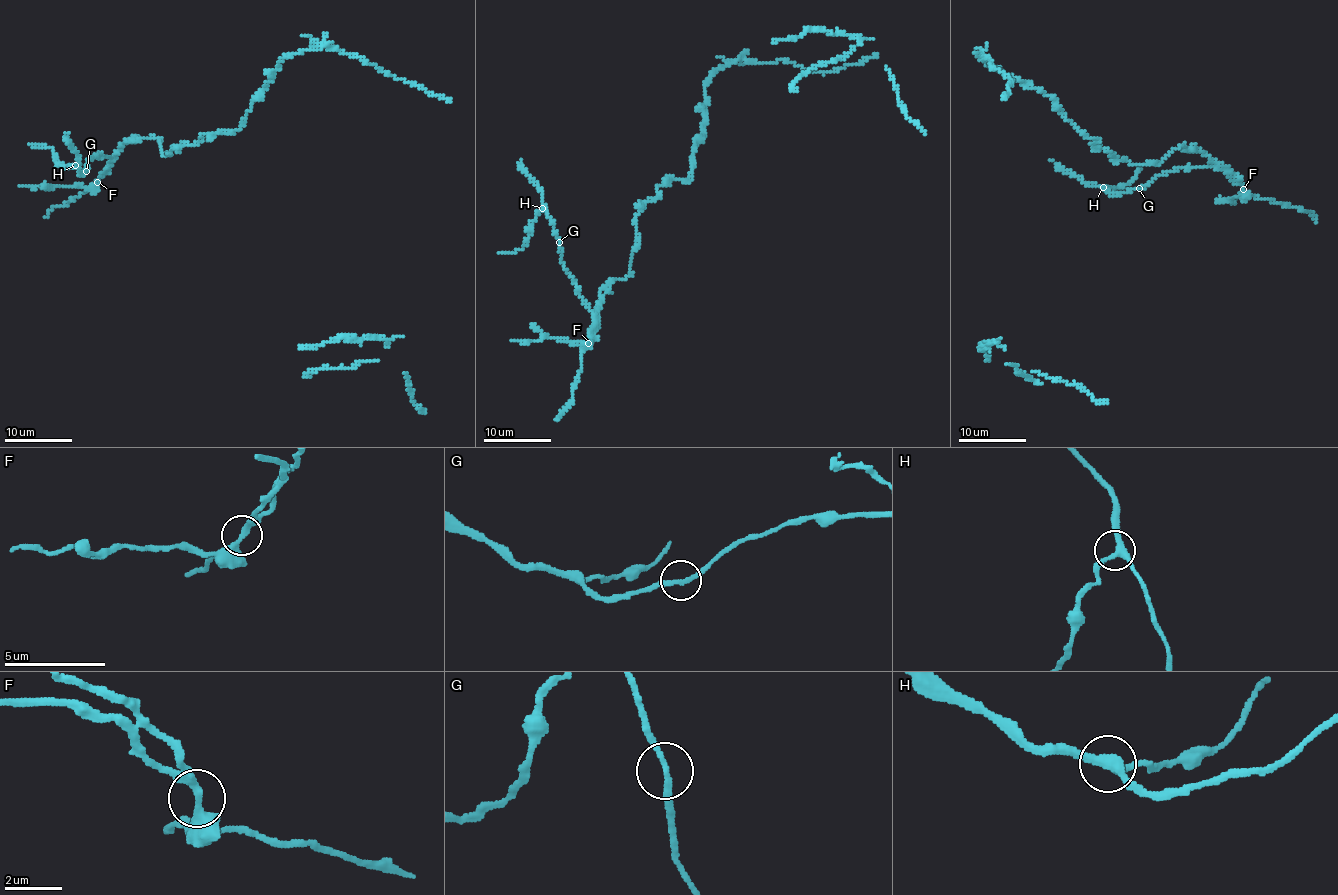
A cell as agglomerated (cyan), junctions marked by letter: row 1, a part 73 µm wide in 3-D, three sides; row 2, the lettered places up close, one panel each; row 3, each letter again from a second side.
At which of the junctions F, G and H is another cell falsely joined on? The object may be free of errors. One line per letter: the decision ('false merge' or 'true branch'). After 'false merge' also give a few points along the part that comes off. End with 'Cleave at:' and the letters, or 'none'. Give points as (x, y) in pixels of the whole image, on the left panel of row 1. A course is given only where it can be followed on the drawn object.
F: false merge
G: true branch
H: true branch
Cleave at: F

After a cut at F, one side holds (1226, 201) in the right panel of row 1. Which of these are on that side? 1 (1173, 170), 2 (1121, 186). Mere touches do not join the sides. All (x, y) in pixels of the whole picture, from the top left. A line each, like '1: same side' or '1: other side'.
1: other side
2: other side

